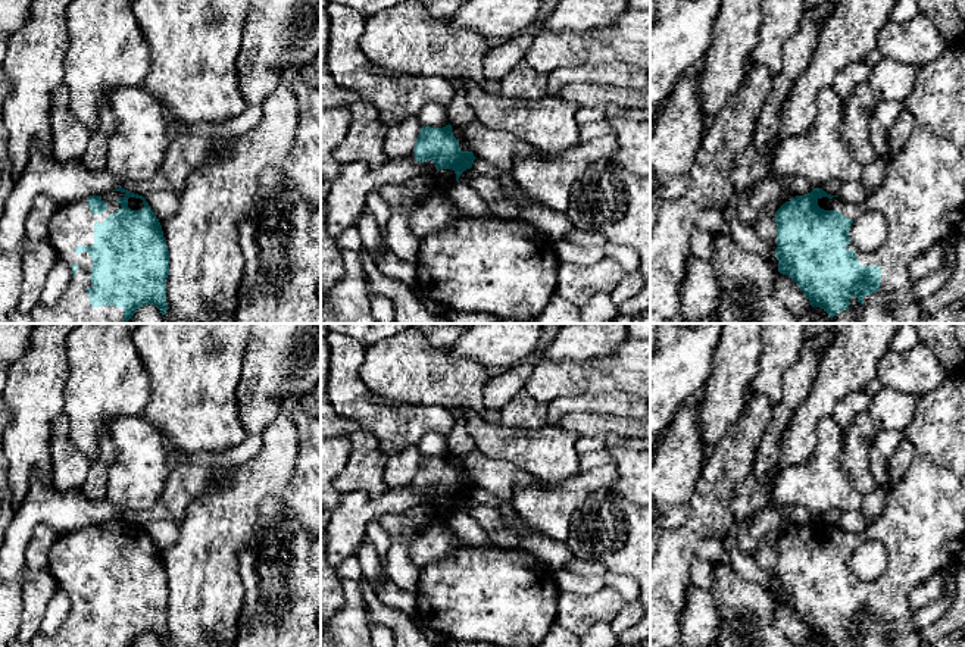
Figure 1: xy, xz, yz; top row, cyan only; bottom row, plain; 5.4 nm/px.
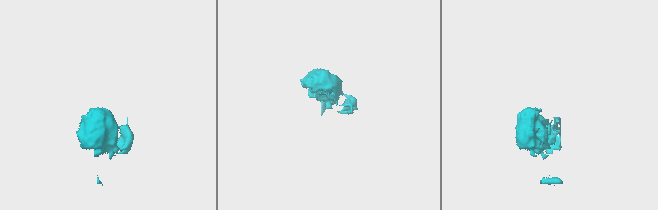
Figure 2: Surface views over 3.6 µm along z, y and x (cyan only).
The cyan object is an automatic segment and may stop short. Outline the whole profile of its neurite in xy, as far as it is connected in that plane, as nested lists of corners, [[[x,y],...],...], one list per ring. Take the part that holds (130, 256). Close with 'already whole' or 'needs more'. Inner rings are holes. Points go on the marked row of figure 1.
[[[119,187],[103,196],[59,204],[49,224],[49,241],[69,268],[71,282],[54,306],[38,303],[32,309],[34,324],[127,324],[146,304],[154,304],[162,316],[166,313],[169,251],[162,225],[143,196]]]; needs more

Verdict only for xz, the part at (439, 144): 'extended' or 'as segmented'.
extended

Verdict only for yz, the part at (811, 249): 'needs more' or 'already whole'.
needs more

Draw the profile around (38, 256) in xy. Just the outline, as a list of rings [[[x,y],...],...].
[[[47,238],[26,240],[22,253],[22,284],[16,310],[31,313],[40,303],[44,281],[56,263],[57,253]]]

